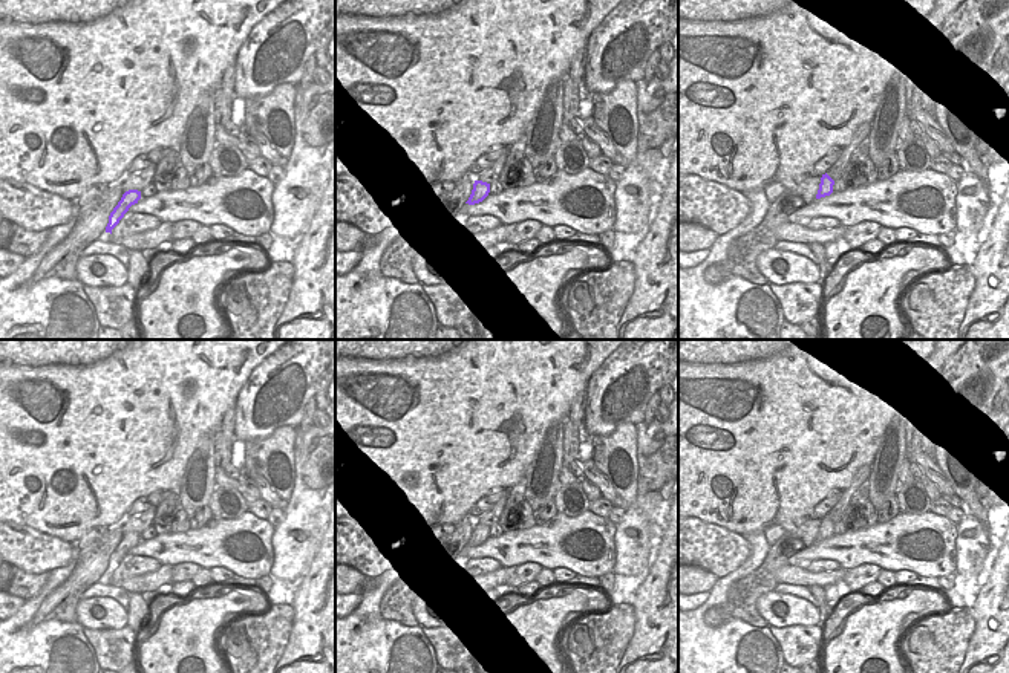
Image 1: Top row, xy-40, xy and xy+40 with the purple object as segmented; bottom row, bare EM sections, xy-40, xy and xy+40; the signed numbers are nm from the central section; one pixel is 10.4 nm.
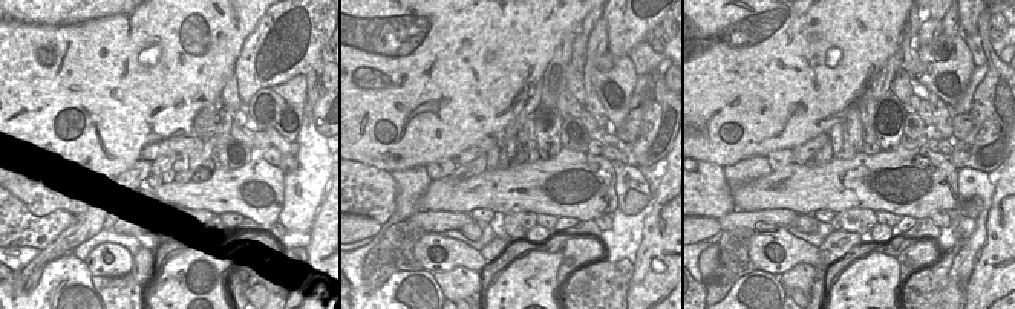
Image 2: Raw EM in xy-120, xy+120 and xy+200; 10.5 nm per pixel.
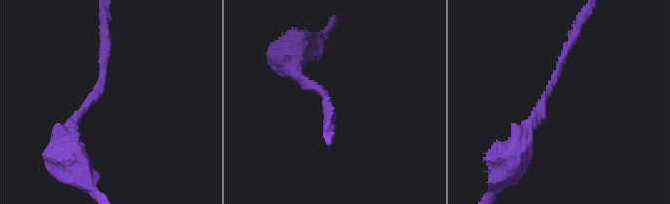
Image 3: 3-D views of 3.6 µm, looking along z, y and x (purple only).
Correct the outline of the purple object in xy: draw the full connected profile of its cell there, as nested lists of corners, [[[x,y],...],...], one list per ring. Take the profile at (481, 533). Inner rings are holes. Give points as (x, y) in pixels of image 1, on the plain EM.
[[[475,523],[472,537],[465,546],[475,548],[482,545],[490,535],[490,526],[482,523]]]

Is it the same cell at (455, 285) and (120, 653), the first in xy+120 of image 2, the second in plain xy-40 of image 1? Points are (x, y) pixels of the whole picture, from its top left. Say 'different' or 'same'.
same

